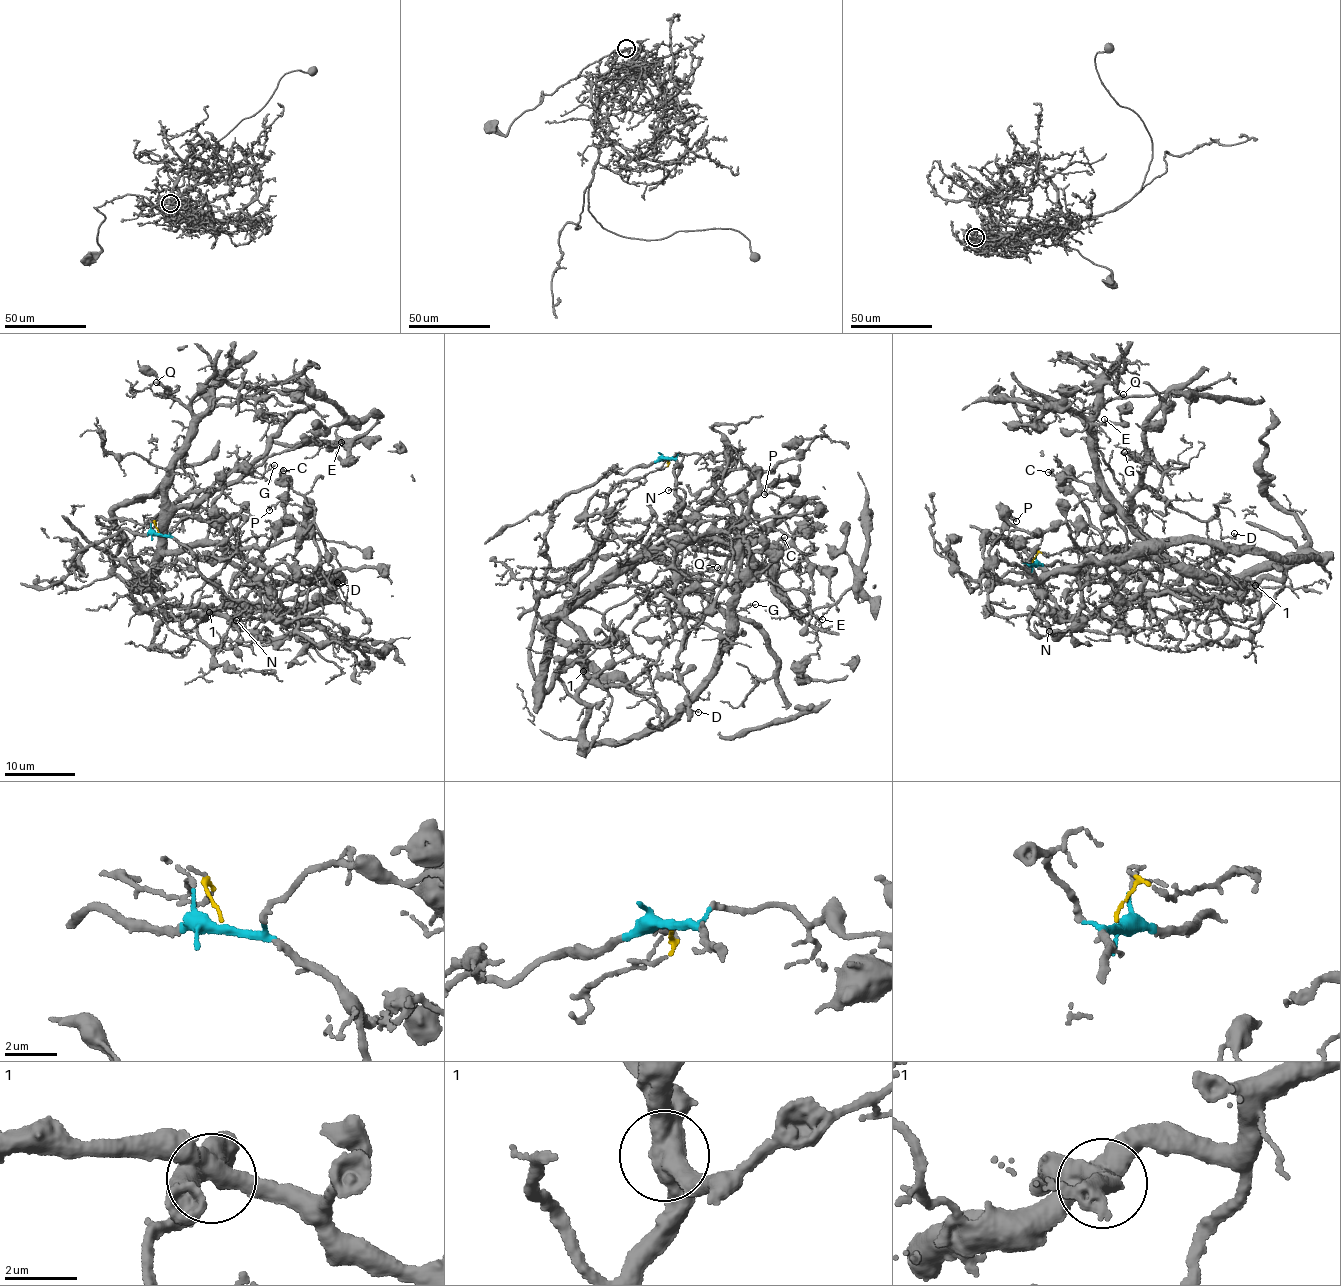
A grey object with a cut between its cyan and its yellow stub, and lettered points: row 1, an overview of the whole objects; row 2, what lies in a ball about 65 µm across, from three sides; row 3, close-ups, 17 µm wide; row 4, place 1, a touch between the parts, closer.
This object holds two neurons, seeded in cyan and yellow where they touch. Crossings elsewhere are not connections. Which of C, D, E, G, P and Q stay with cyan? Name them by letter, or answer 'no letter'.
C, E, G, P, Q

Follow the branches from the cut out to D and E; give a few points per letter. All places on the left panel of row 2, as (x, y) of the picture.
D: (159, 532), (98, 517), (122, 538), (114, 572), (174, 616), (225, 596), (319, 603), (338, 582)
E: (159, 534), (206, 560), (166, 552), (175, 511), (228, 472), (311, 441), (341, 441)

